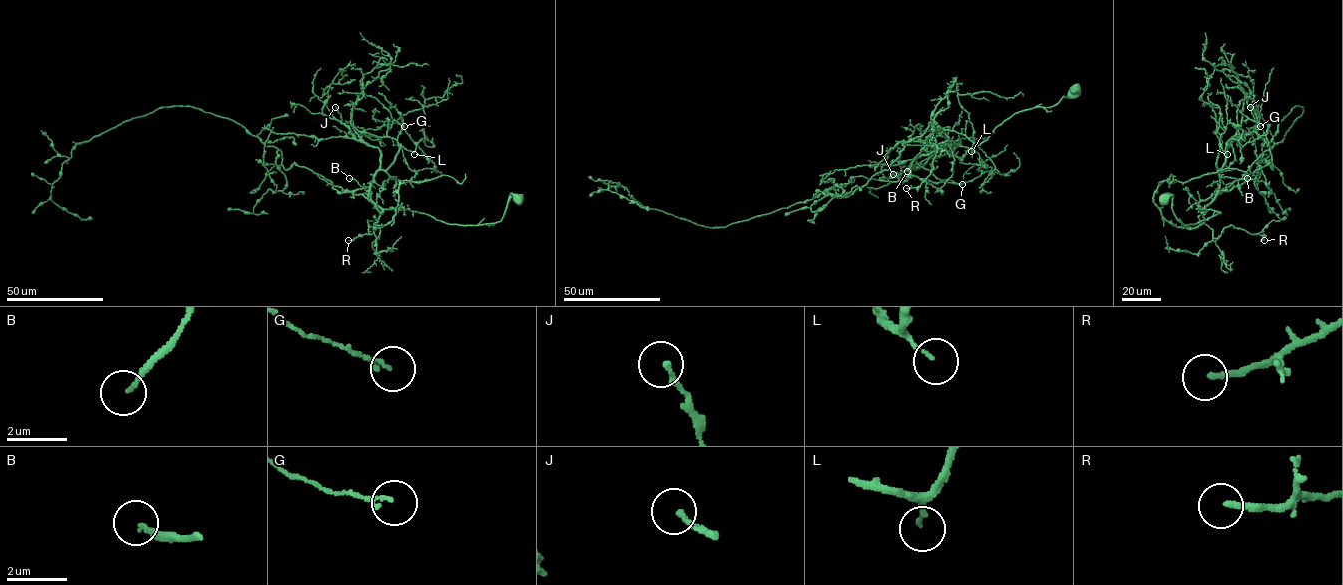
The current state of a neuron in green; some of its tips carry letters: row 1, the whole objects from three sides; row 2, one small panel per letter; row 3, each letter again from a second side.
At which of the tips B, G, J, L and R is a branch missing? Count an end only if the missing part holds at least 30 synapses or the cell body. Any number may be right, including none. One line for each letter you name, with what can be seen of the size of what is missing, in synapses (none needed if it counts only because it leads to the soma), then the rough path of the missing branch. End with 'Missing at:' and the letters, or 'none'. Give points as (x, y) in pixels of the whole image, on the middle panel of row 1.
B: 70 syn | (907, 171), (897, 194), (896, 214), (899, 222), (894, 232), (906, 231)
R: 40 syn | (906, 188), (894, 189), (883, 199), (855, 208)
Missing at: B, R

